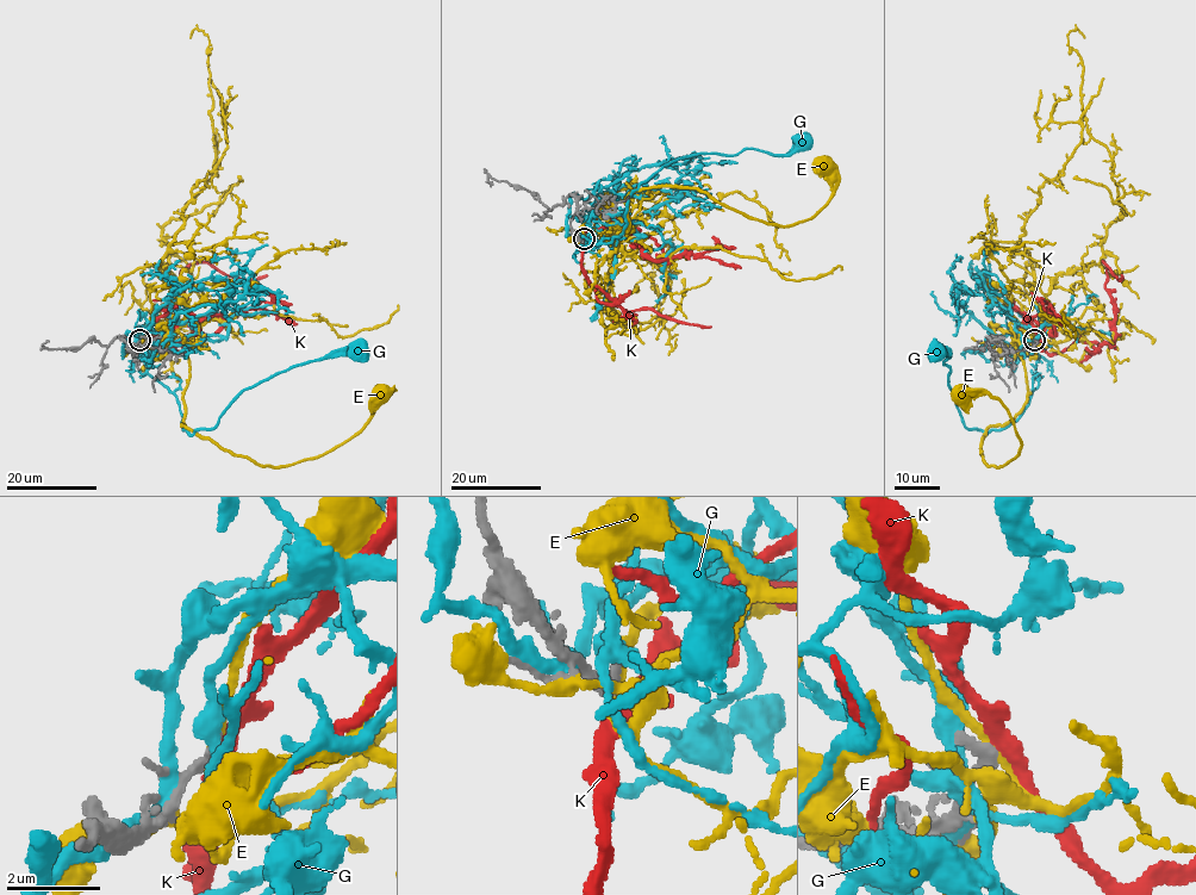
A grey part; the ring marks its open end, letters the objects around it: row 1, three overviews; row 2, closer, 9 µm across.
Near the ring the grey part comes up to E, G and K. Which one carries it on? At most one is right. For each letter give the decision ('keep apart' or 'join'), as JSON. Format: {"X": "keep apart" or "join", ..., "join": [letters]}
{"E": "keep apart", "G": "keep apart", "K": "keep apart", "join": []}

